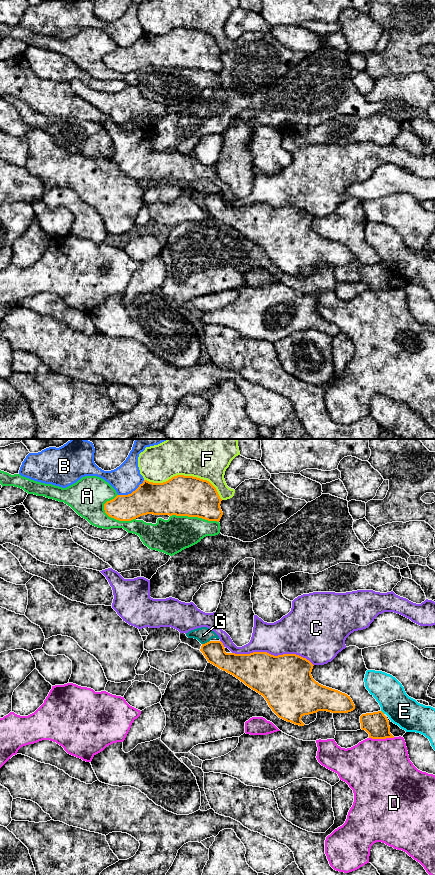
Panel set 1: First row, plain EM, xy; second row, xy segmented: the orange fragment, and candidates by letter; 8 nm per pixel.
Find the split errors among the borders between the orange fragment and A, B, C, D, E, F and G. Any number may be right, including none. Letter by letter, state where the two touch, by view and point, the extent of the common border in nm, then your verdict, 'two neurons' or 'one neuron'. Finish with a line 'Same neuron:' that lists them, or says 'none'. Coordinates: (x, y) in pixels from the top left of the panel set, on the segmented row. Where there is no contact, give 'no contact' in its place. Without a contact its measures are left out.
A: xy (116, 519) | 300 nm | two neurons
B: xy (132, 492) | 240 nm | two neurons
C: xy (273, 655) | 650 nm | two neurons
D: xy (381, 738) | 200 nm | two neurons
E: xy (382, 712) | 40 nm | two neurons
F: xy (185, 476) | 650 nm | two neurons
G: xy (205, 643) | 70 nm | two neurons
Same neuron: none

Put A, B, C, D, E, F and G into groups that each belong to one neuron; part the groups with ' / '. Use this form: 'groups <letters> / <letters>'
groups A / B / C / D / E / F / G

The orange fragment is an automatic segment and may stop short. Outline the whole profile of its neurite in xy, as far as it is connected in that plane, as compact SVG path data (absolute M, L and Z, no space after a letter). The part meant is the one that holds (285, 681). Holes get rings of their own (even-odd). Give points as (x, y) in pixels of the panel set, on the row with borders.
M209 641L202 644L200 651L209 663L233 675L246 686L262 695L279 718L295 725L304 726L301 718L318 711L348 713L355 709L350 696L316 682L311 675L314 665L299 655L274 656L267 652L226 653L221 641Z

